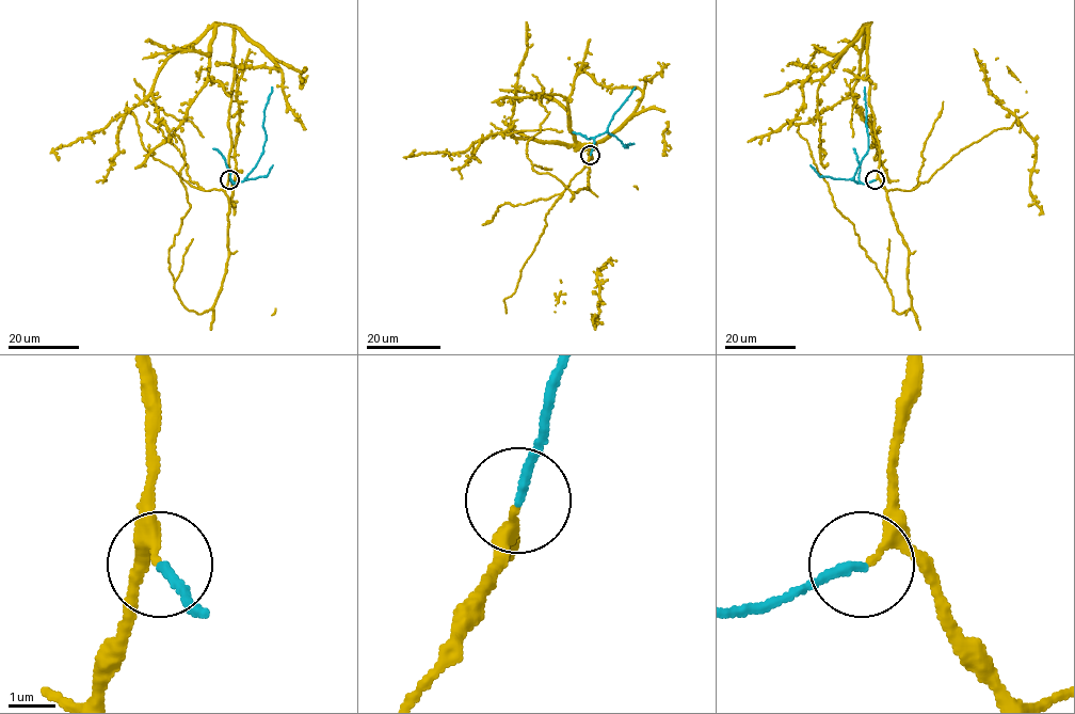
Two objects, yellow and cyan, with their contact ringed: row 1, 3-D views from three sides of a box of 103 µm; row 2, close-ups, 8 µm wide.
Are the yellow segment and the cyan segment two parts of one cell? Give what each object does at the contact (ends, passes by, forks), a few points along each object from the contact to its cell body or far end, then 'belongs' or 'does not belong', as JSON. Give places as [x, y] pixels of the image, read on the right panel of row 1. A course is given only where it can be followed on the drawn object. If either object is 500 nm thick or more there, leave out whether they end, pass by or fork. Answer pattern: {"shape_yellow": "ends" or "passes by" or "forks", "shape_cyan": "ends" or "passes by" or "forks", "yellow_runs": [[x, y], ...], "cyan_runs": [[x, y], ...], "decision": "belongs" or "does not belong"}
{"shape_yellow": "passes by", "shape_cyan": "ends", "yellow_runs": [[876, 179], [908, 247], [911, 307], [898, 314], [798, 131]], "cyan_runs": [[876, 179], [854, 181], [854, 176], [868, 151], [865, 86]], "decision": "belongs"}

